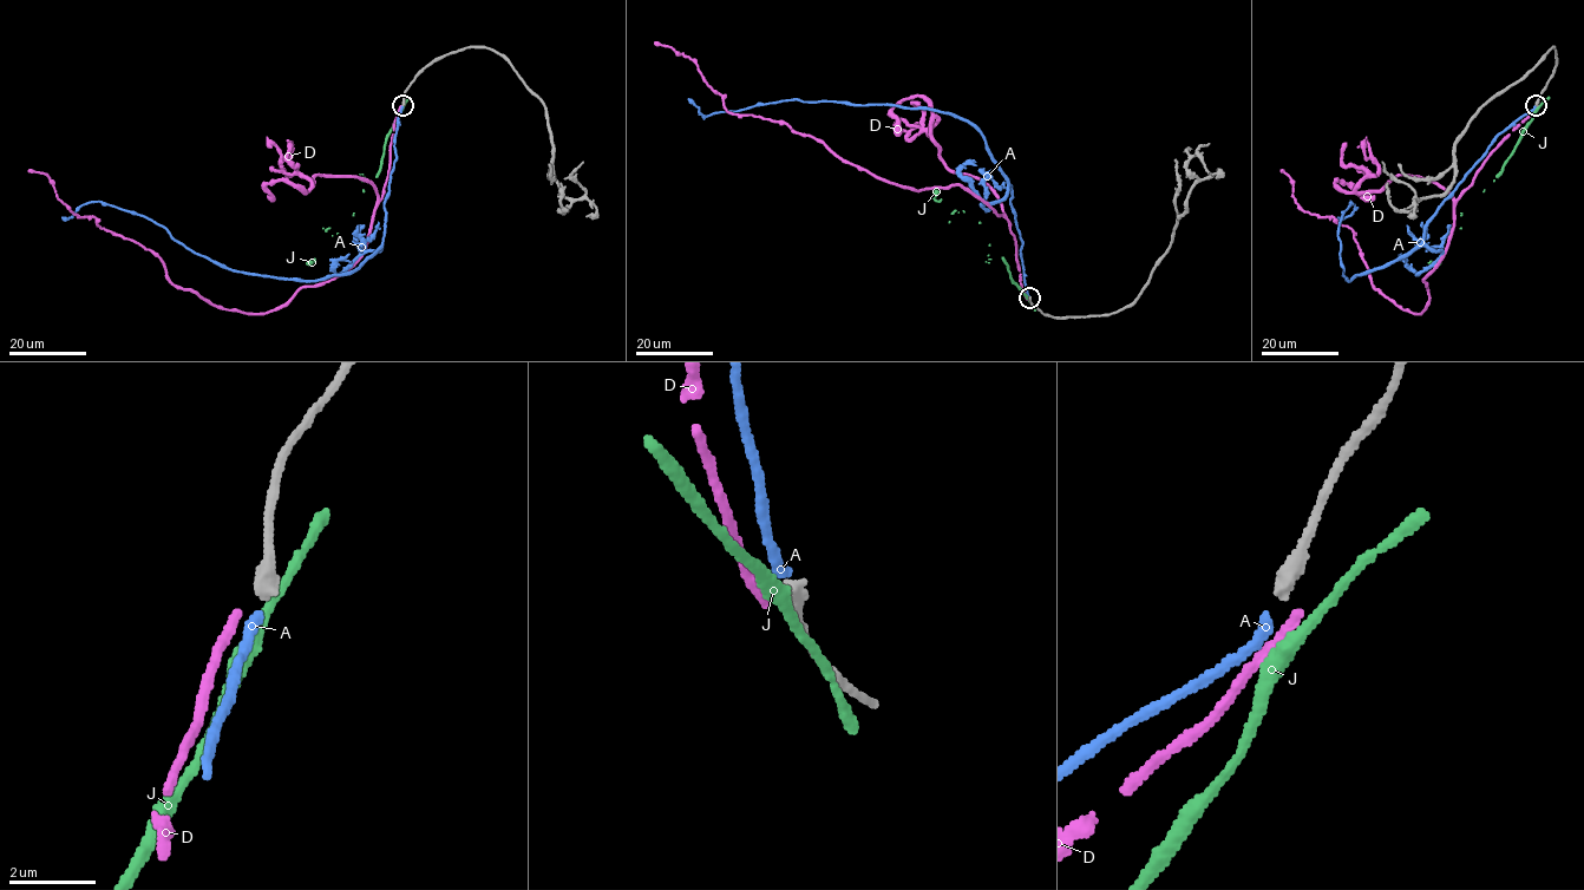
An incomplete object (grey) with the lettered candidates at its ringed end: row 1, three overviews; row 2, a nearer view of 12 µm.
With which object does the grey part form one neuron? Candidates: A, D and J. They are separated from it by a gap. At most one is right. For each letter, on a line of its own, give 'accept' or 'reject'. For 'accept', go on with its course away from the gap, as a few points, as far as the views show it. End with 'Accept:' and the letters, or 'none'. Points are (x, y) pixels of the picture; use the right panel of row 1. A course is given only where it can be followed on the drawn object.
A: accept; course (1535, 106), (1496, 137), (1424, 240), (1395, 261), (1348, 280), (1337, 236), (1350, 201), (1355, 210), (1337, 217)
D: reject
J: reject
Accept: A

